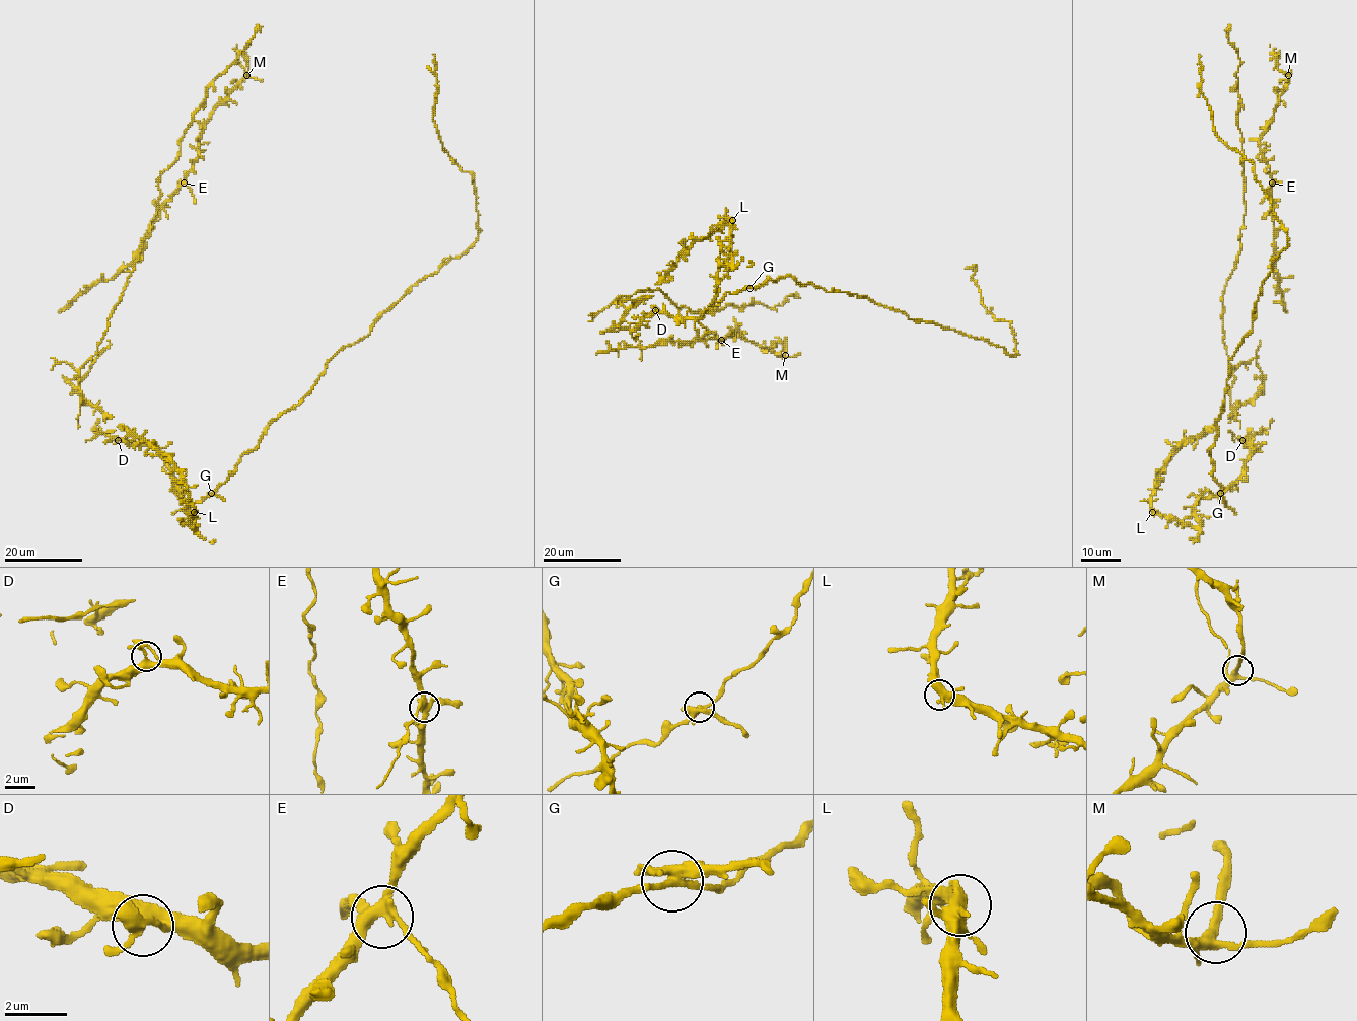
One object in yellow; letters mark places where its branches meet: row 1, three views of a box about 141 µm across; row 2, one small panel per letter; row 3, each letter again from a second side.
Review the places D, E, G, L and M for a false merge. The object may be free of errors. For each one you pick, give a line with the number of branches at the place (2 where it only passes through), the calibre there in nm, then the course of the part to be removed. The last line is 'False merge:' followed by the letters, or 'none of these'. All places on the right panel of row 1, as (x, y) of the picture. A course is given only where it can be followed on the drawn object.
G: 4 branches meet; 280 nm thick
False merge: G

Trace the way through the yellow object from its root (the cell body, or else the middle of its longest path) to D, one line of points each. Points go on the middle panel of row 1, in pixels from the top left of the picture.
D: (730, 222), (732, 263), (718, 271), (710, 309), (696, 317), (671, 317), (655, 310)

